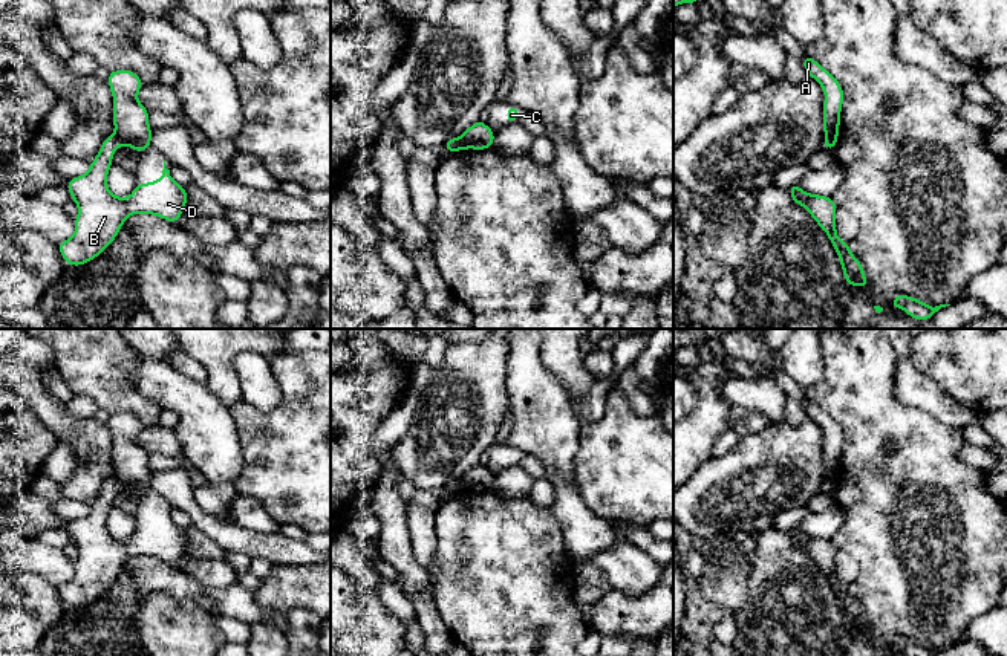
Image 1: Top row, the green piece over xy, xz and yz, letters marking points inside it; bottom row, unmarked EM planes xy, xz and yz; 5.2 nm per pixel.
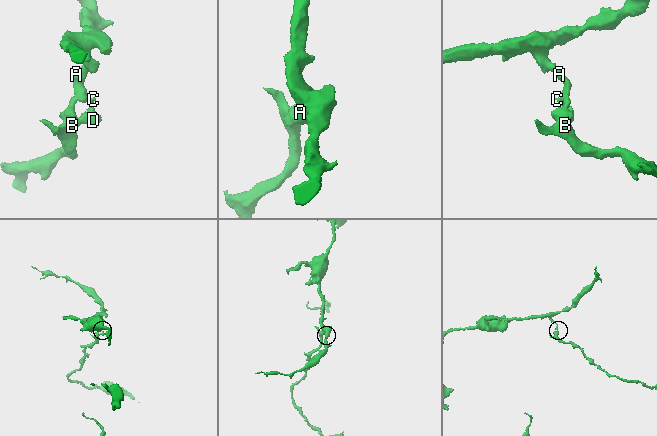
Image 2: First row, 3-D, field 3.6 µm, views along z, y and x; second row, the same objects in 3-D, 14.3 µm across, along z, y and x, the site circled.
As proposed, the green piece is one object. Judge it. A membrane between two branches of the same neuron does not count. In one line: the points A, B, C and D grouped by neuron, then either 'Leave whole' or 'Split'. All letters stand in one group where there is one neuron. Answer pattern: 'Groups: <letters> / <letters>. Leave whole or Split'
Groups: A / B C D. Split

